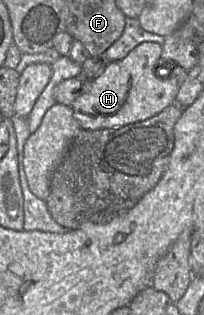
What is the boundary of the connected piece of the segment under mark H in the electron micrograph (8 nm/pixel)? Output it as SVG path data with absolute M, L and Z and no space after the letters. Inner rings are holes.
M143 42L124 58L107 64L98 77L87 80L85 91L70 105L81 129L120 128L146 120L175 103L179 85L175 79L156 76L155 65L162 62L162 45Z

